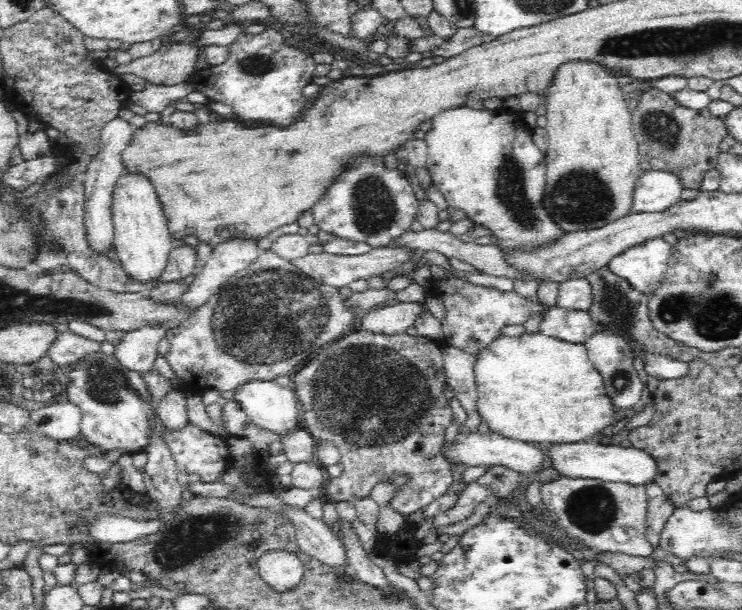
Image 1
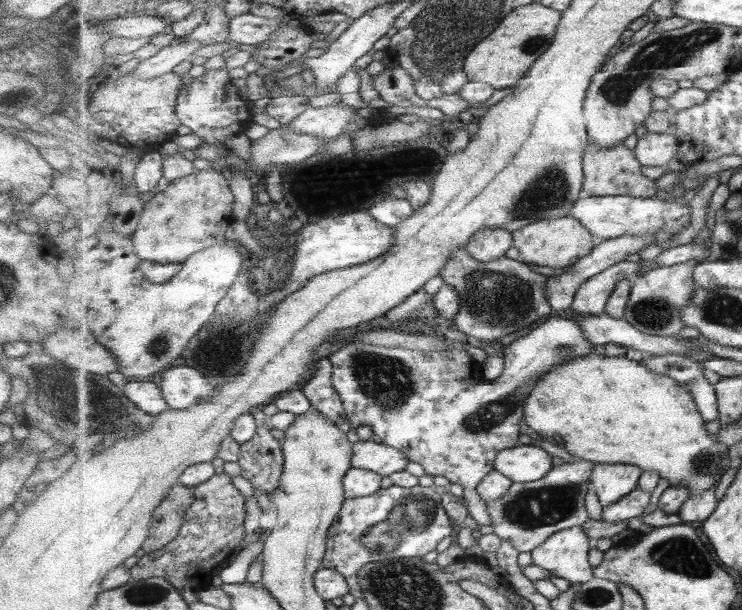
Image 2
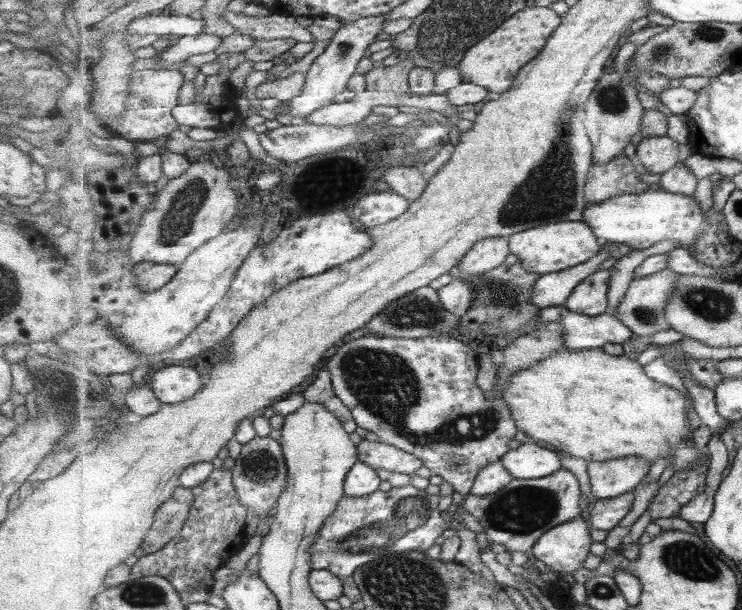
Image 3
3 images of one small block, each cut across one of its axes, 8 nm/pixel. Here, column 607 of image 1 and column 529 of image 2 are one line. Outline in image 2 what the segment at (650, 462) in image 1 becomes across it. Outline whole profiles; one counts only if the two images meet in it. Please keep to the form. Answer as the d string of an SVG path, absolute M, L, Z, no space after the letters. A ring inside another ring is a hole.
M529 444L503 450L494 466L514 482L536 482L545 478L556 465L547 450Z

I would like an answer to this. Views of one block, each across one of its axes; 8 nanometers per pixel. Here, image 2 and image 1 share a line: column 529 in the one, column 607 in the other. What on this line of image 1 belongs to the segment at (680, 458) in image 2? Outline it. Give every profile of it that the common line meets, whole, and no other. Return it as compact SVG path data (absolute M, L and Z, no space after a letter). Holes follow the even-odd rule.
M540 332L518 337L502 334L484 346L473 363L477 411L491 433L528 444L550 442L567 444L595 440L603 429L617 422L619 412L612 409L612 399L605 396L604 381L590 362L585 344L566 342Z

